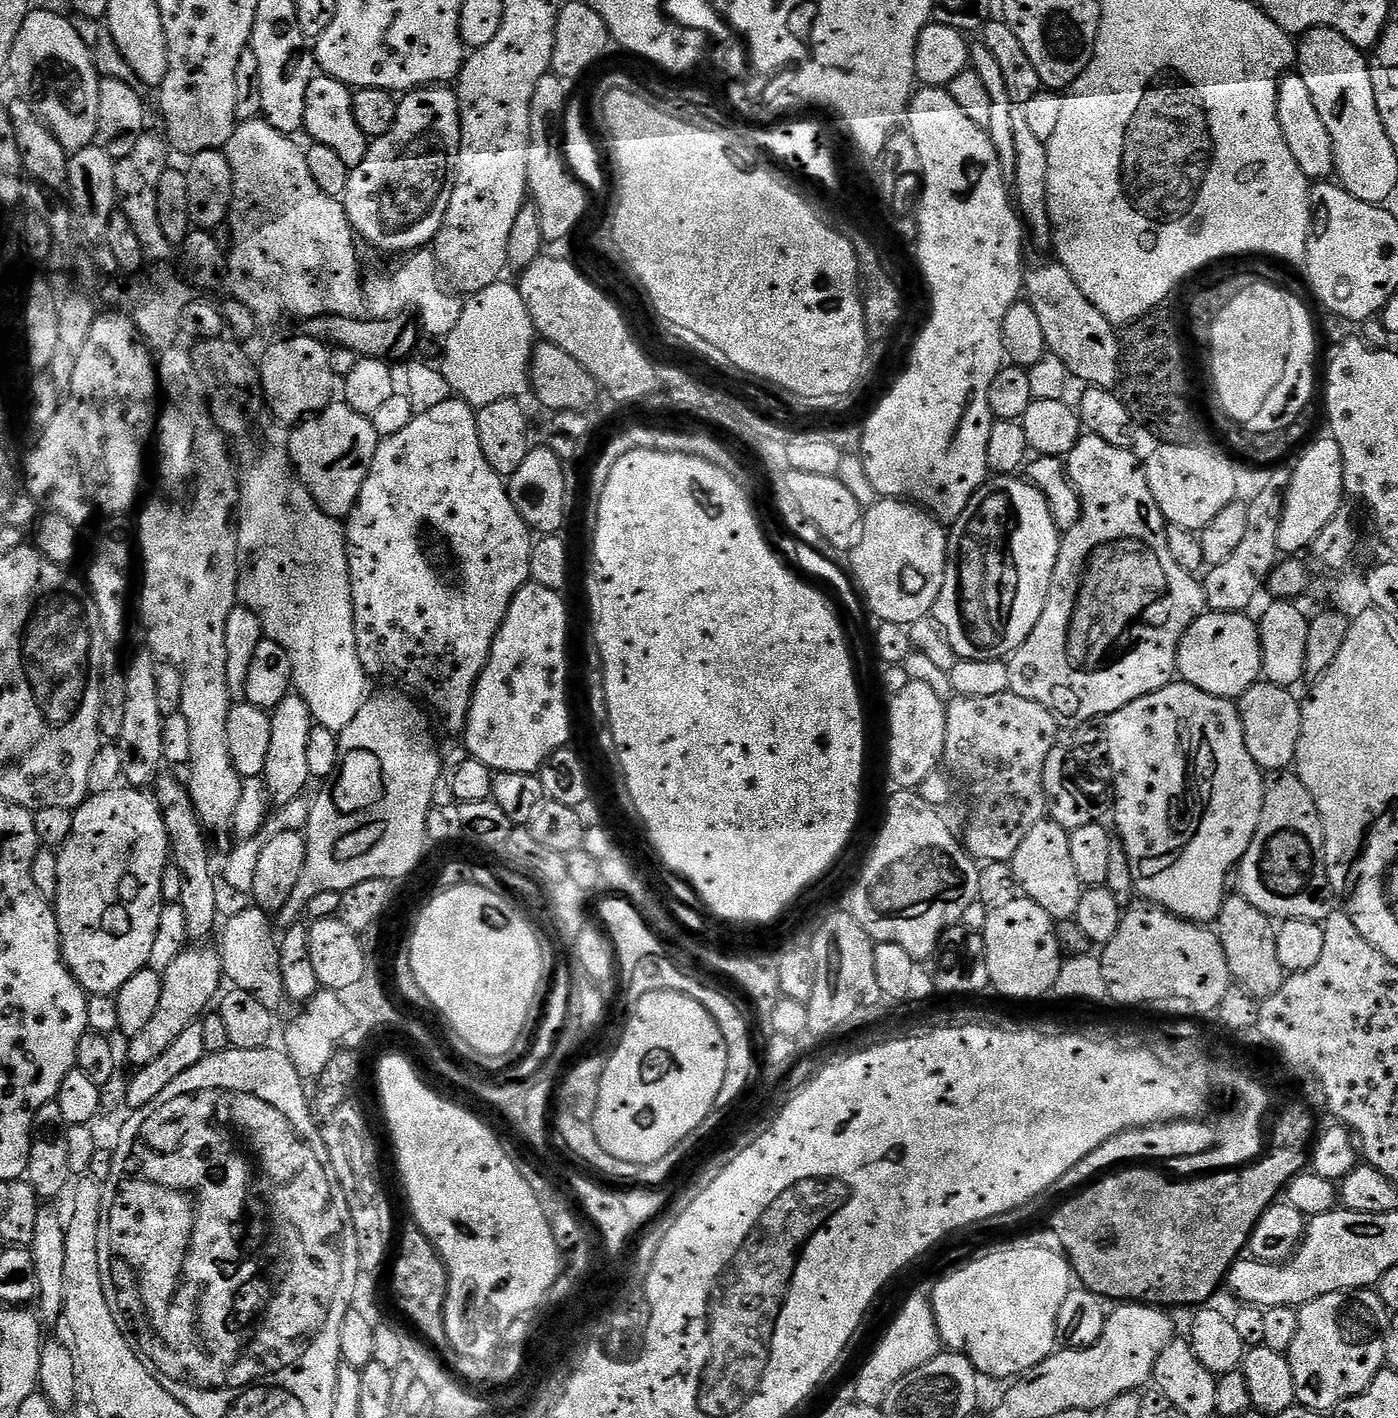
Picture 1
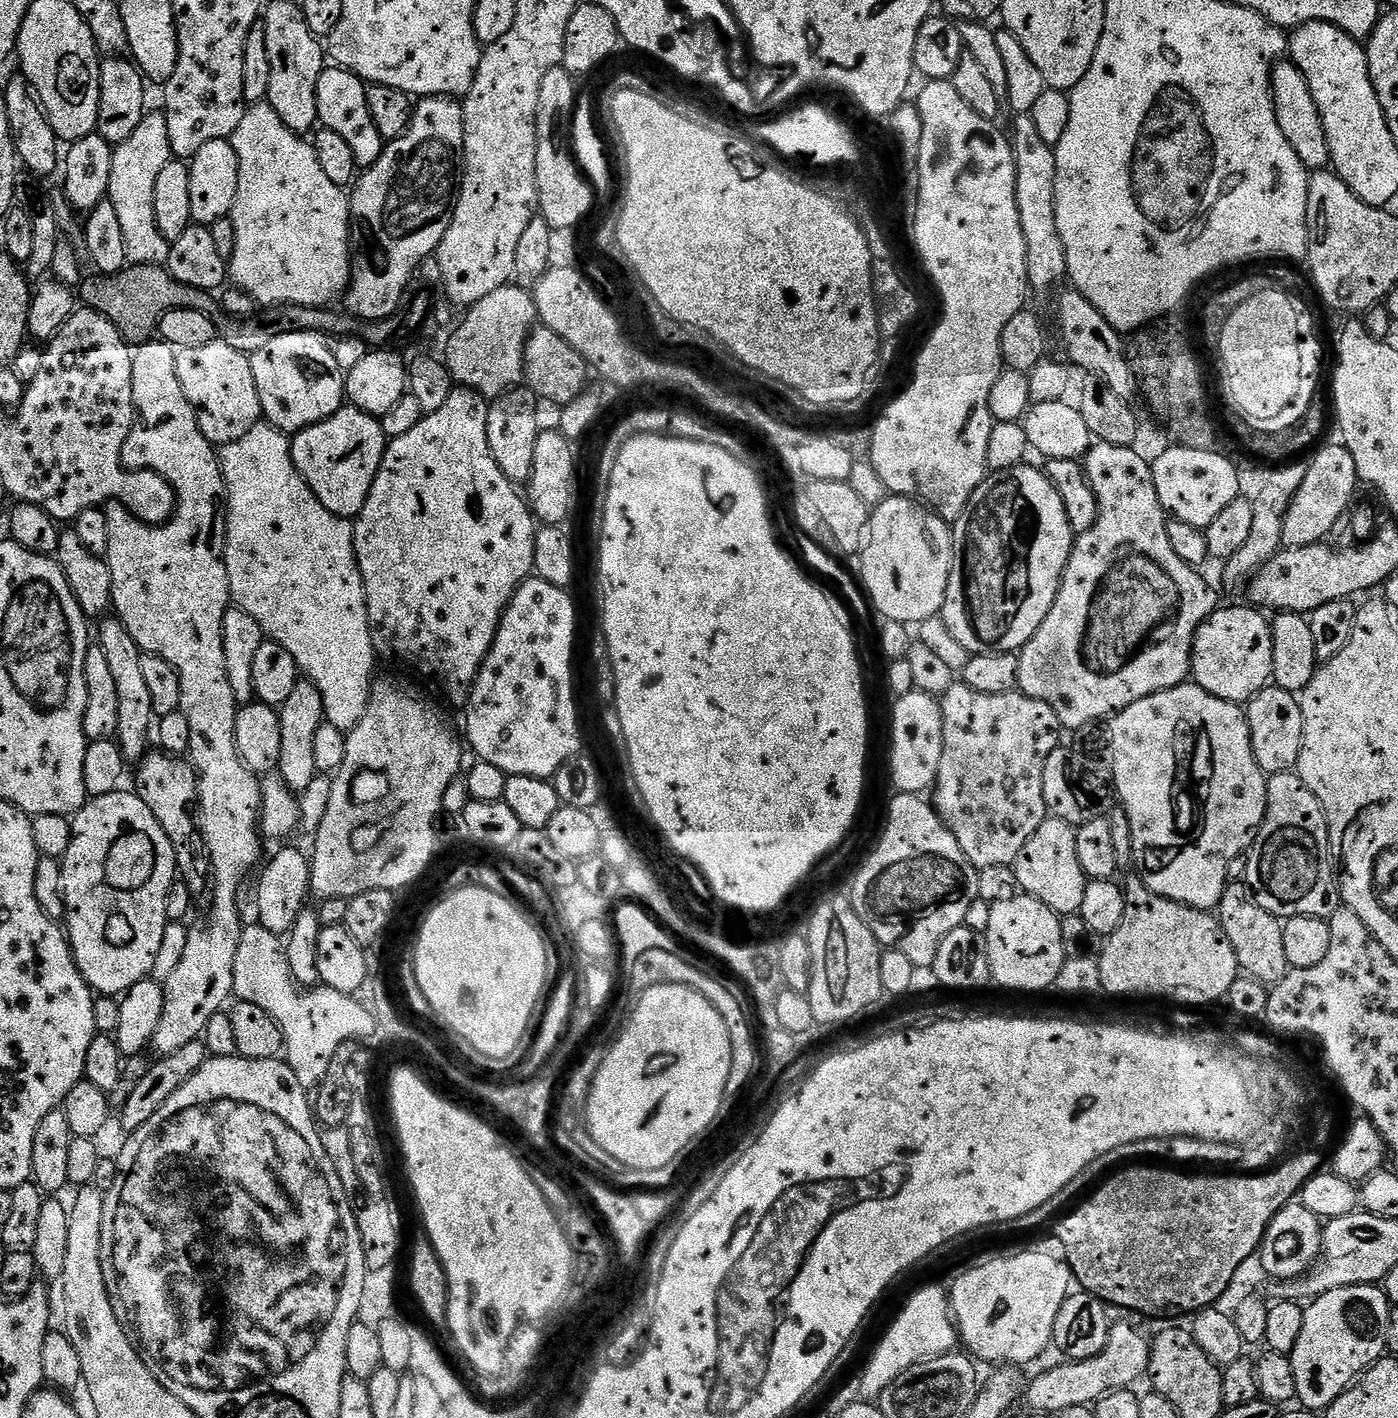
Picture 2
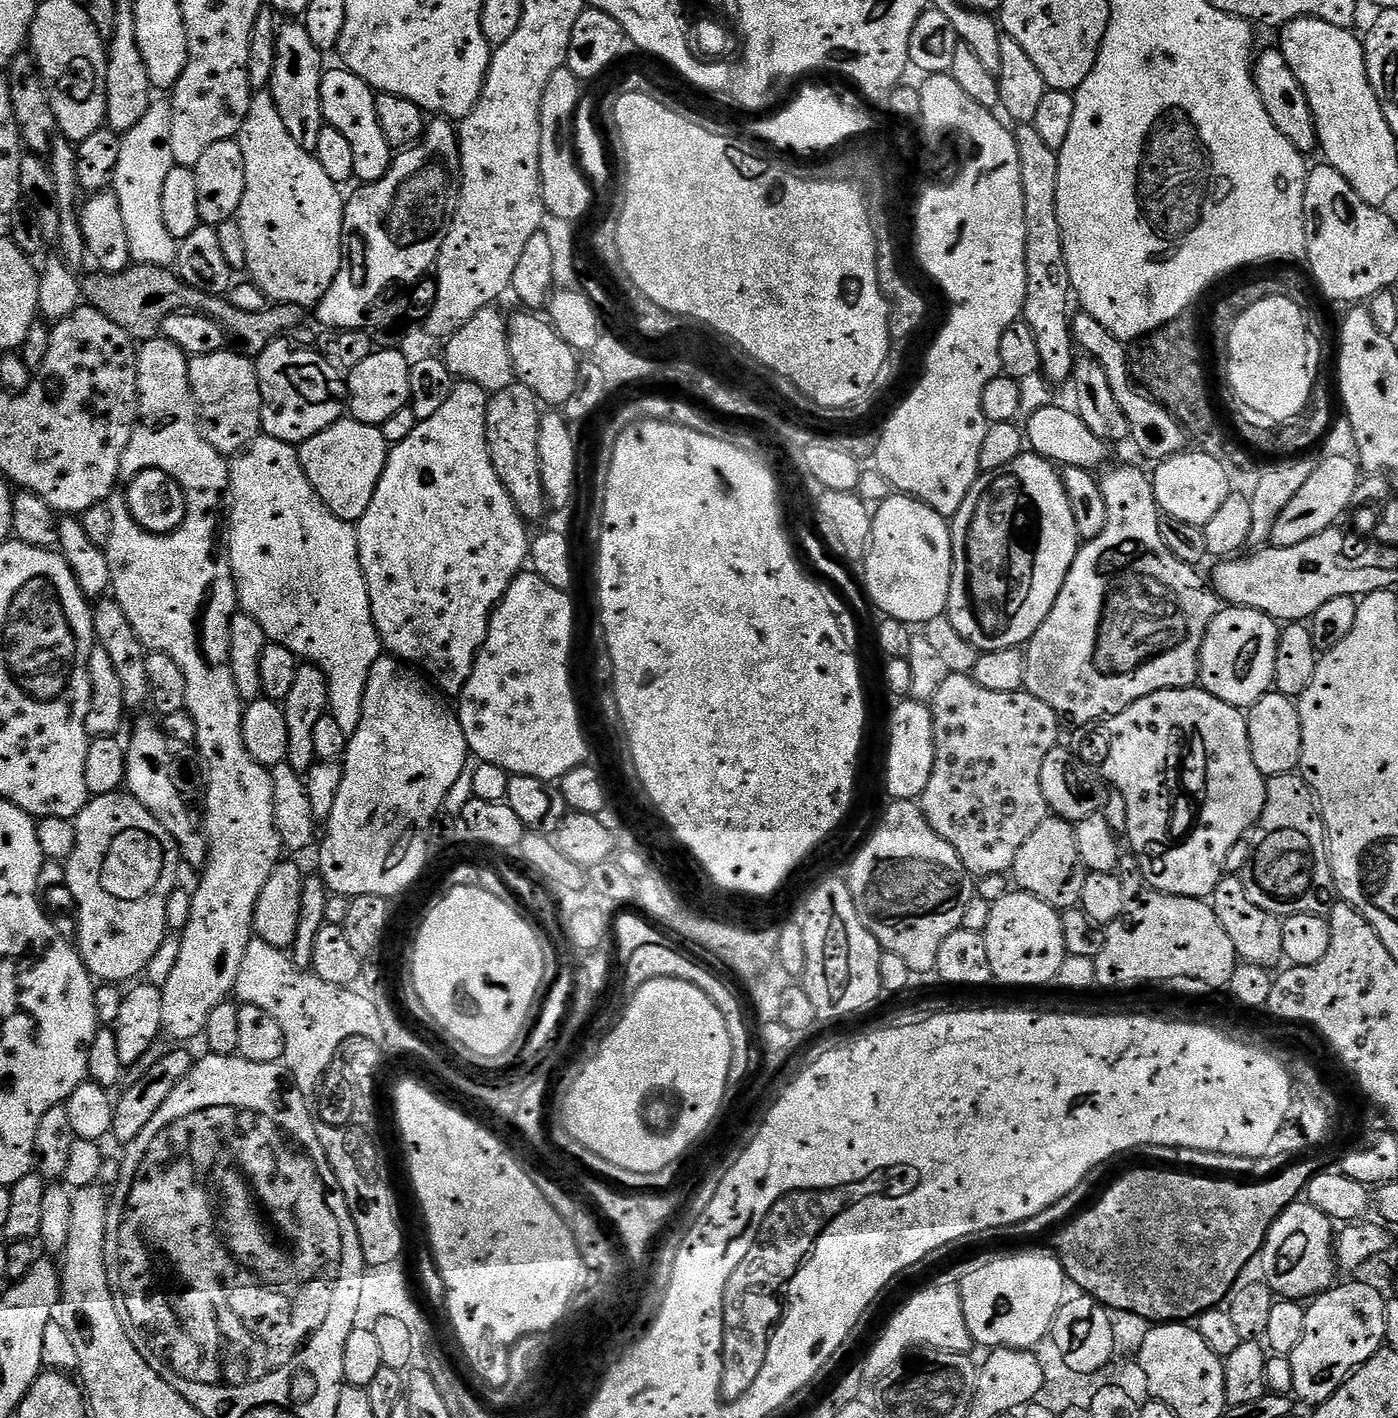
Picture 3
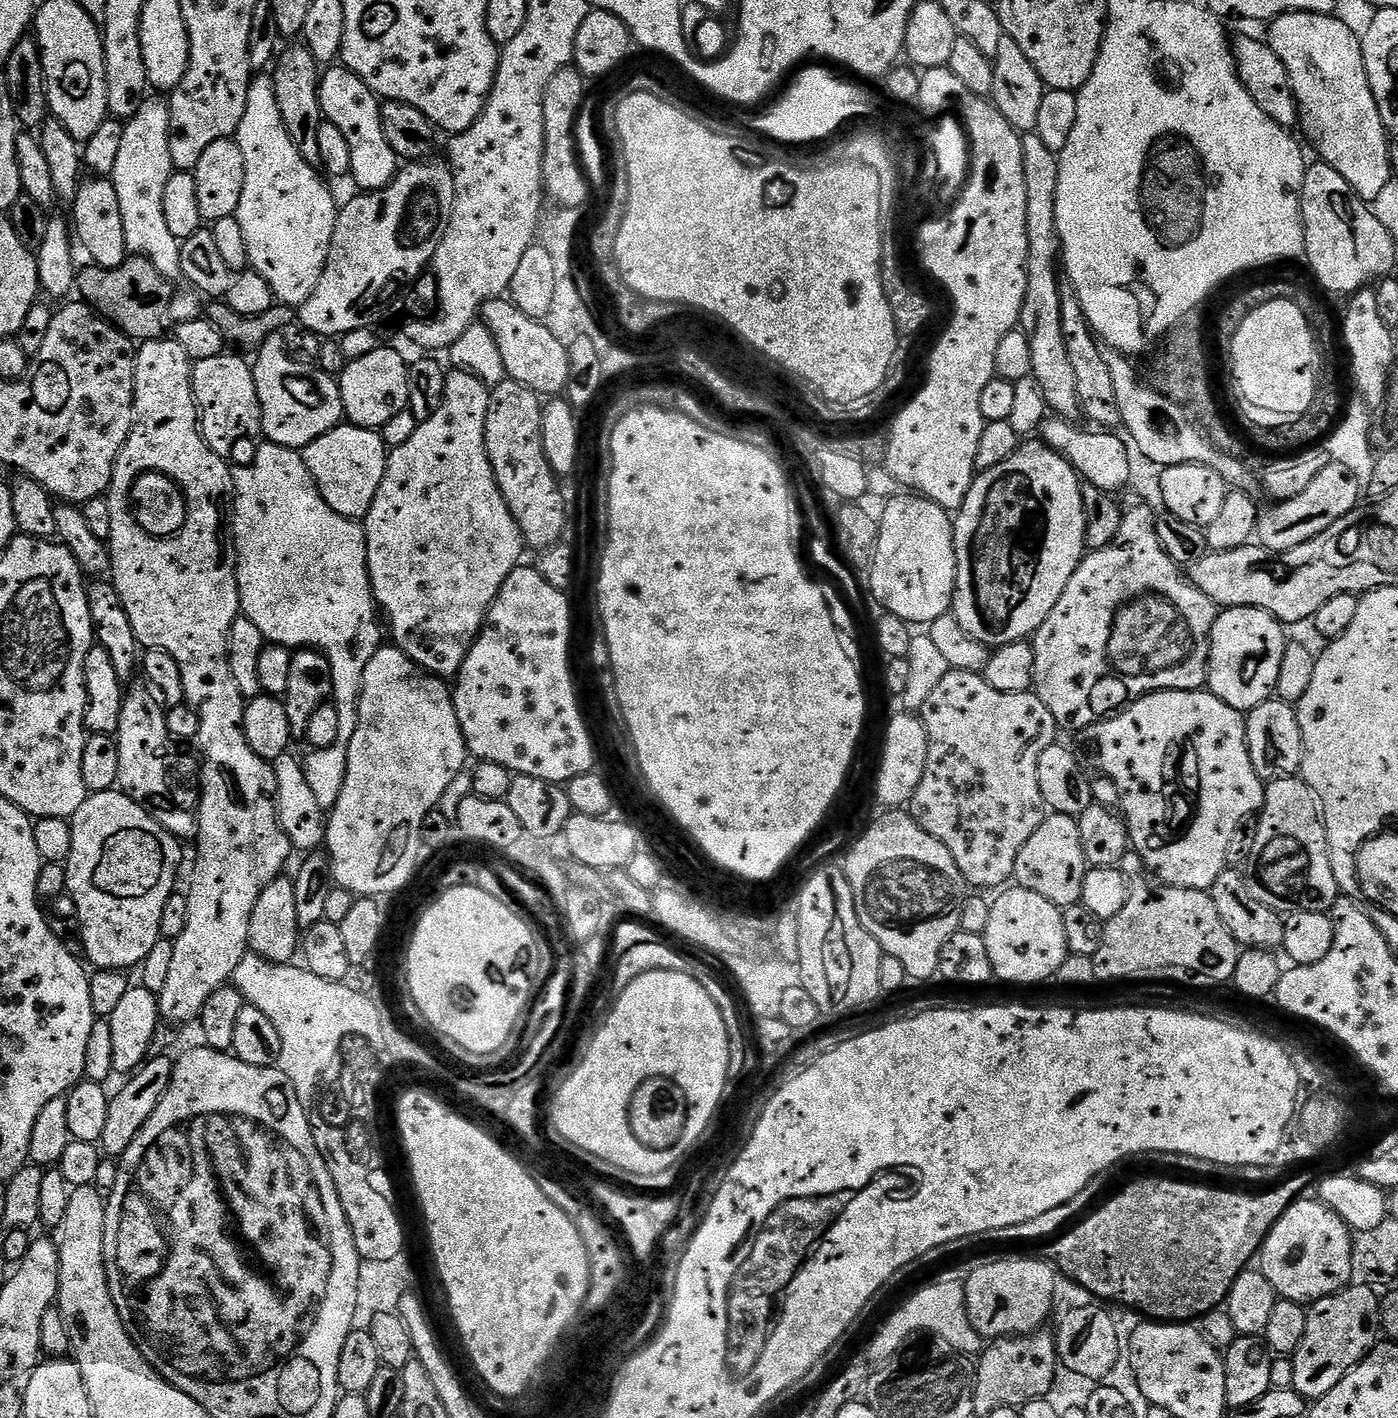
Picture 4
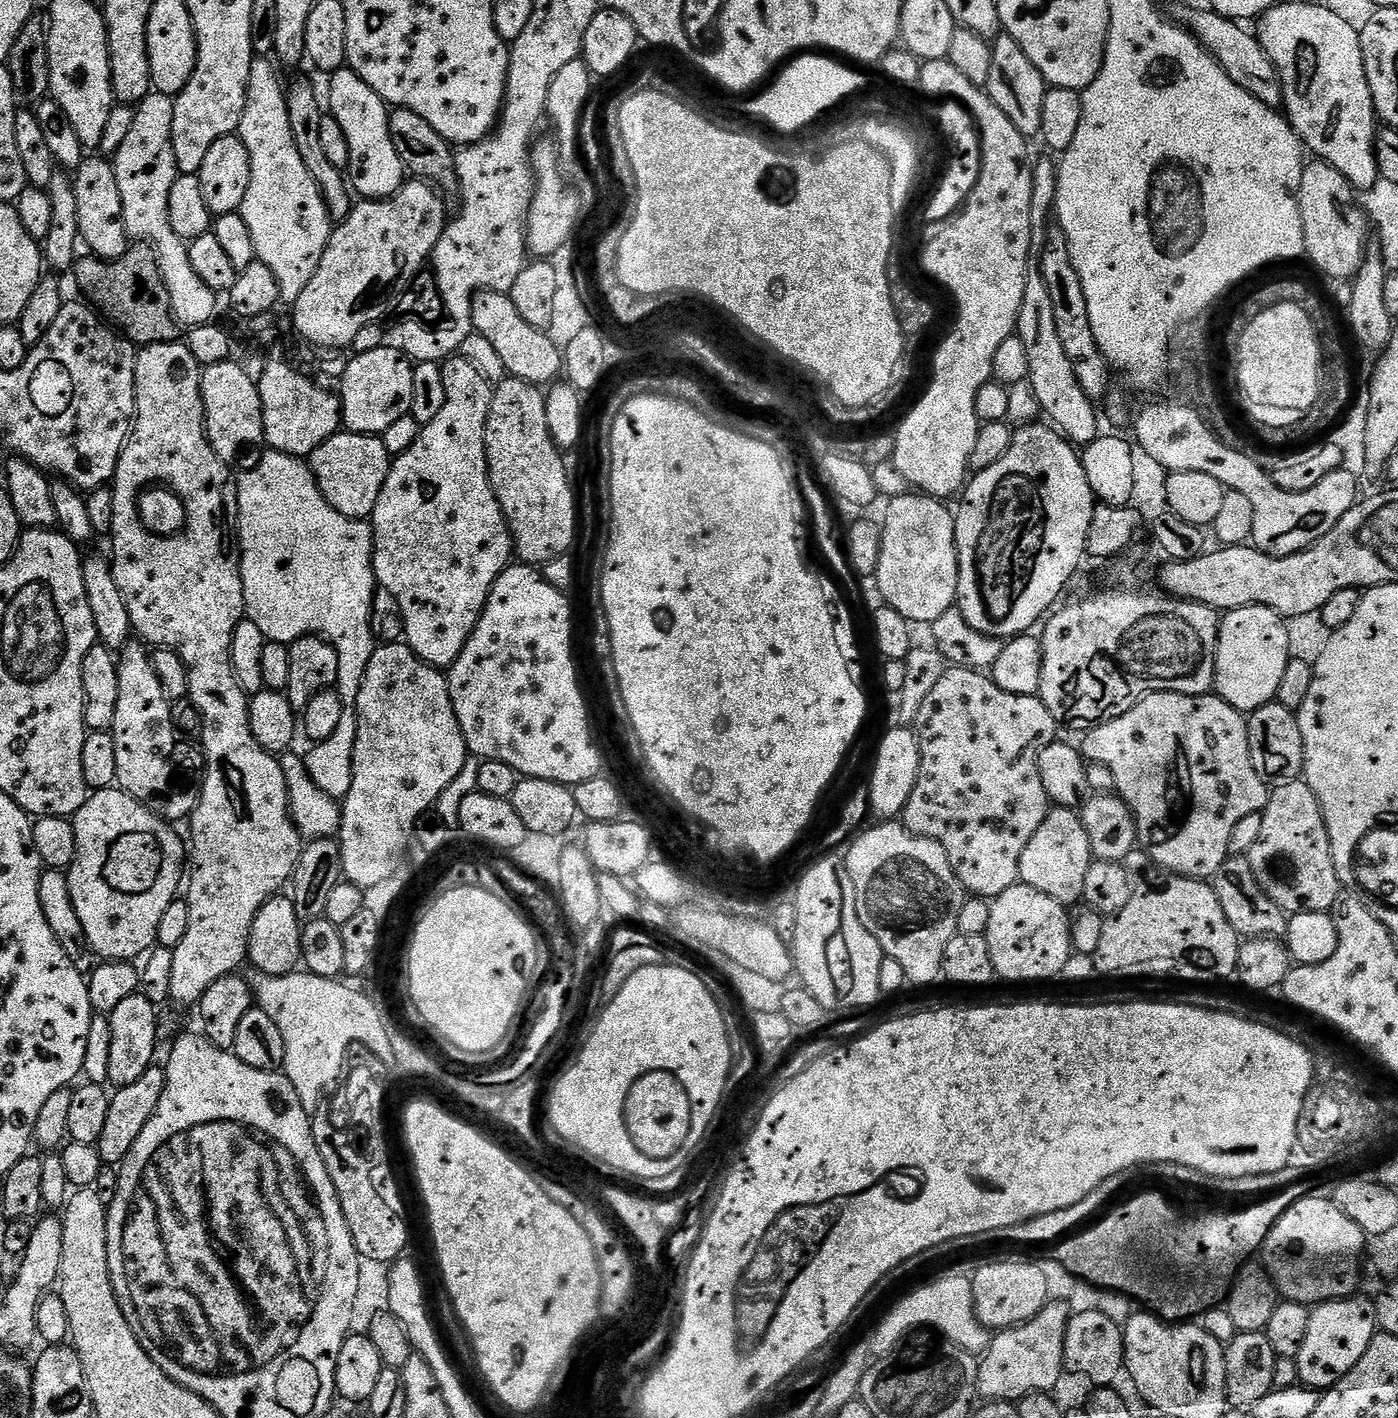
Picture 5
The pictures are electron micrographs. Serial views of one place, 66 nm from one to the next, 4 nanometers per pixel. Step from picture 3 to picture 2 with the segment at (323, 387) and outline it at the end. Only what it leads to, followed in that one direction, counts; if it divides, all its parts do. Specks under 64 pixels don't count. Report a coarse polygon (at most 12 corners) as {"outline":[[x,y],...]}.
{"outline":[[319,332],[250,356],[263,419],[295,434],[346,404]]}

